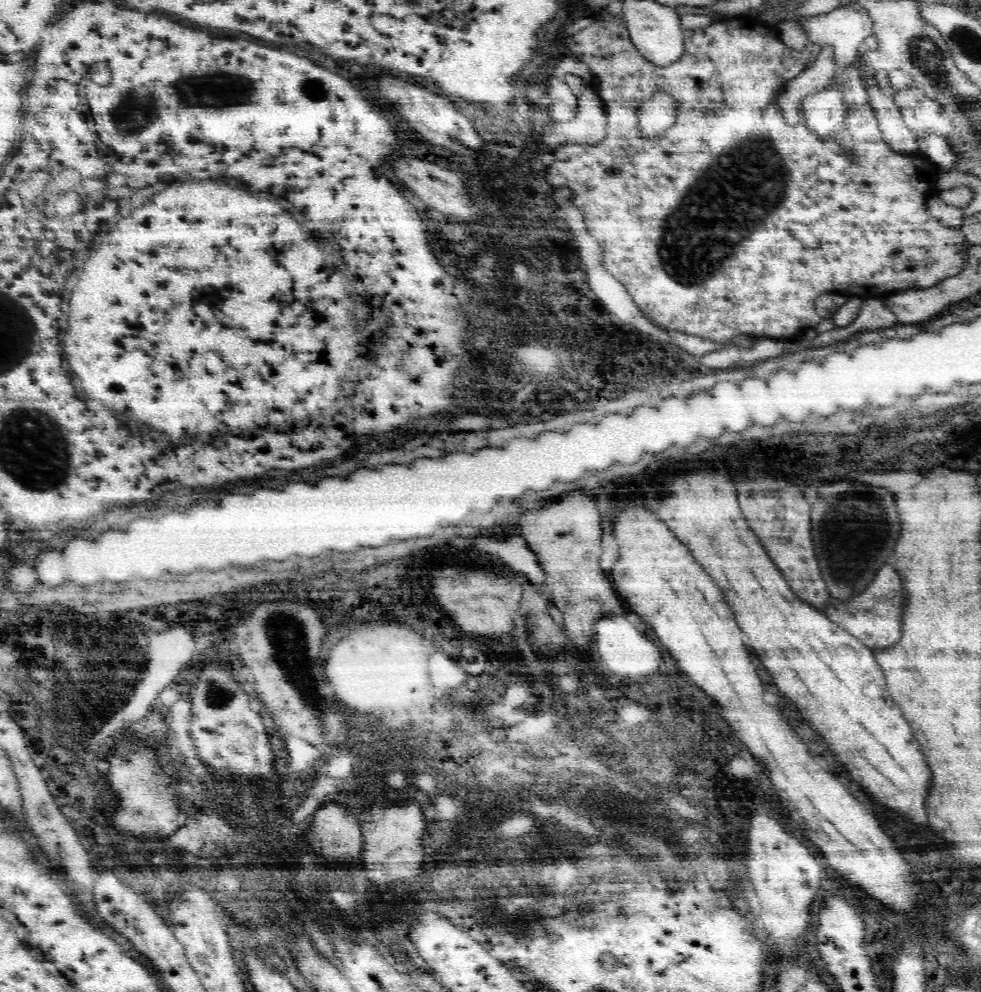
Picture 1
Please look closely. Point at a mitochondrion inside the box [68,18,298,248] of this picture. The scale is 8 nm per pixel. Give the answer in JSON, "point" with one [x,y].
{"point":[136,105]}

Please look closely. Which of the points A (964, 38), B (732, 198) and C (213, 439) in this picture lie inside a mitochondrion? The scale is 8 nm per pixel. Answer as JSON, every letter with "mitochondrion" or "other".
{"A":"mitochondrion","B":"mitochondrion","C":"other"}

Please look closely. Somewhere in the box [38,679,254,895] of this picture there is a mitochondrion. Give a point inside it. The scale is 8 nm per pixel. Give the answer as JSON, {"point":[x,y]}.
{"point":[211,696]}

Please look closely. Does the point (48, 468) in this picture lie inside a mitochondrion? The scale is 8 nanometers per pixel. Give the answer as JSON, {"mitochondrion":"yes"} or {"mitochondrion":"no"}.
{"mitochondrion":"yes"}

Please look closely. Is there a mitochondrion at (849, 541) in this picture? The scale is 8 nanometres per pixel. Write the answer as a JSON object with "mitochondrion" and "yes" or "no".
{"mitochondrion":"yes"}

